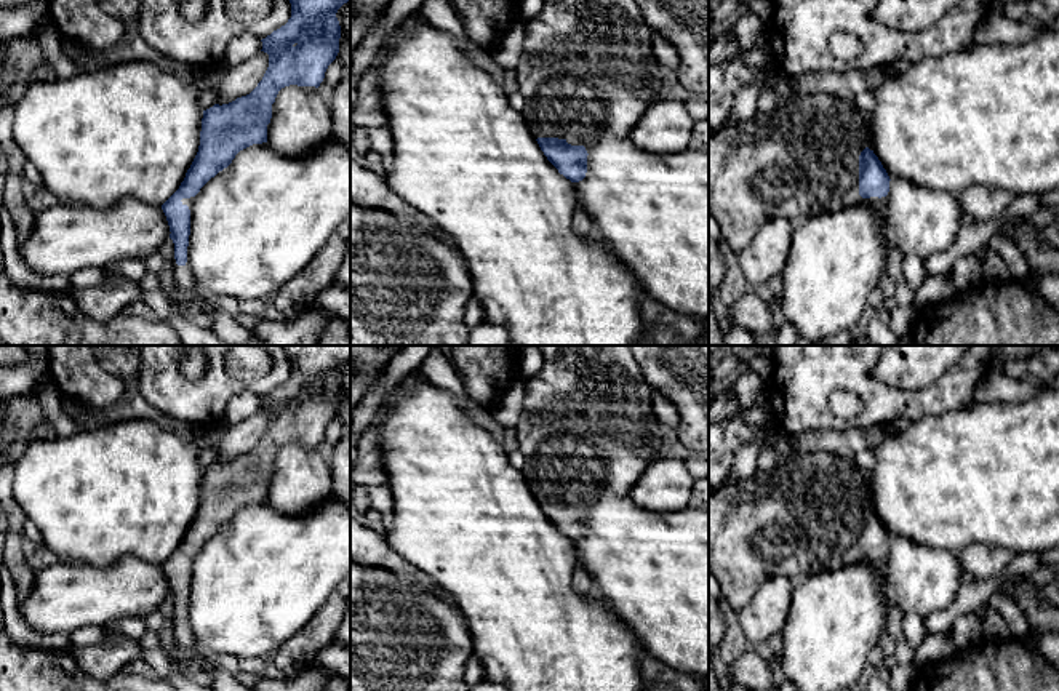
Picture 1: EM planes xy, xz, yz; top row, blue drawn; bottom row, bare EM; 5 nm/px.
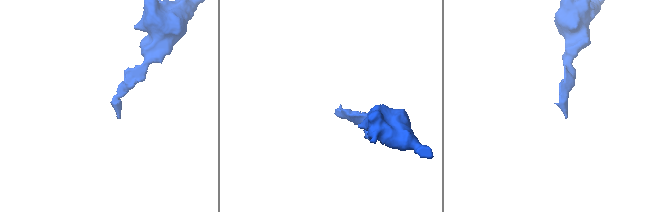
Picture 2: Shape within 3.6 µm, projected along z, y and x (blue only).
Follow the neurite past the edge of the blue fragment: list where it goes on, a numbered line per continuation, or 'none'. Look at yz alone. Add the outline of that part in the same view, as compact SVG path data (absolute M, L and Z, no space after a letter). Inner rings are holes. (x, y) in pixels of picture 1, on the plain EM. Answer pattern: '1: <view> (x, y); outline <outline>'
1: yz (802, 519); outline M793 446L792 454L779 461L773 472L758 472L752 480L726 480L715 489L709 489L709 579L713 590L737 613L752 601L763 584L777 576L785 576L790 582L800 584L809 574L841 569L857 563L873 563L883 569L888 555L862 557L859 553L859 513L869 505L873 509L870 497L870 470L857 469L851 456L833 454L827 451L803 453Z

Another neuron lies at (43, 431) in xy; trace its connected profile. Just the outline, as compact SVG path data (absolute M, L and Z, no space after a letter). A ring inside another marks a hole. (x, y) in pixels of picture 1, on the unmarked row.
M42 421L32 429L29 440L48 440L48 438L58 438L58 433L50 421Z

